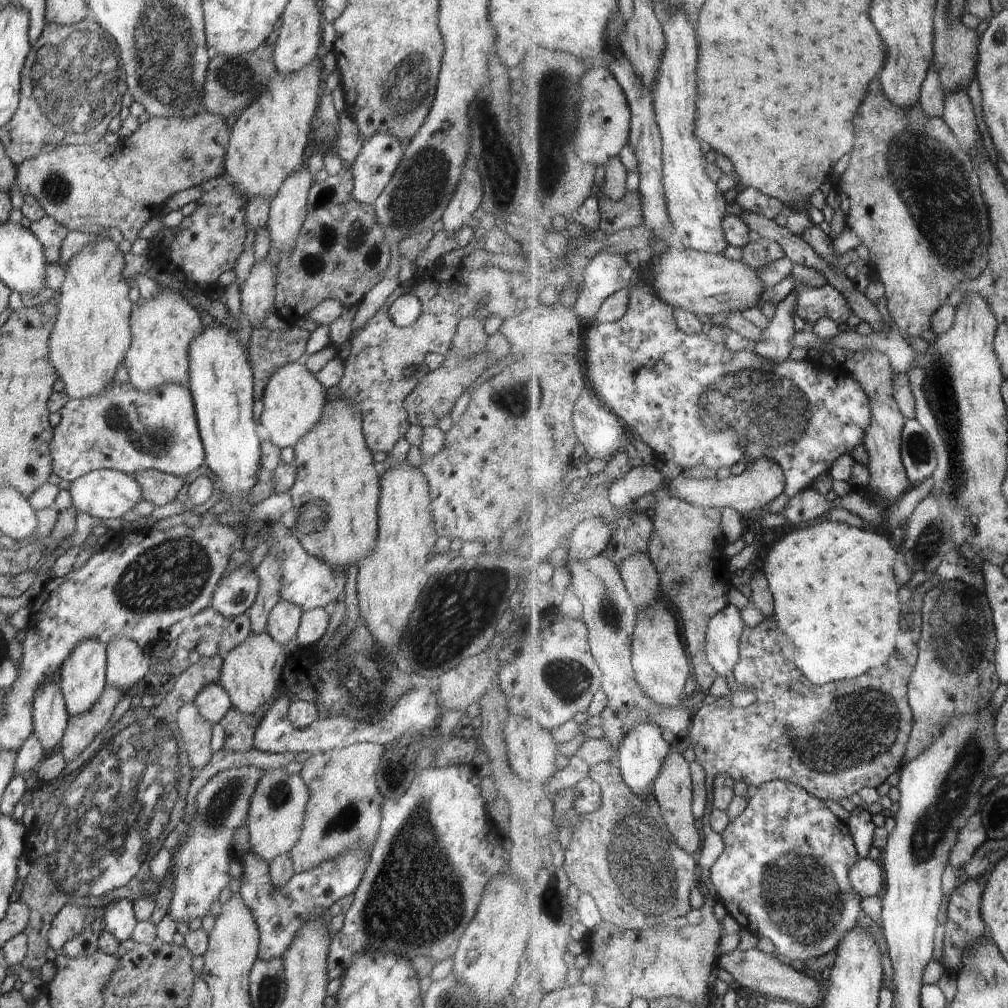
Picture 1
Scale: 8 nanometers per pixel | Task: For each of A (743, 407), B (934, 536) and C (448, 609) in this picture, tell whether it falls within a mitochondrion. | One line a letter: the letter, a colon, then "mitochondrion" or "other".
A: mitochondrion
B: mitochondrion
C: mitochondrion

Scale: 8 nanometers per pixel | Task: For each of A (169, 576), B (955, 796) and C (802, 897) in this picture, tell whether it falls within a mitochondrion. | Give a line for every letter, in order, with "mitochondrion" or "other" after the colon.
A: mitochondrion
B: mitochondrion
C: mitochondrion

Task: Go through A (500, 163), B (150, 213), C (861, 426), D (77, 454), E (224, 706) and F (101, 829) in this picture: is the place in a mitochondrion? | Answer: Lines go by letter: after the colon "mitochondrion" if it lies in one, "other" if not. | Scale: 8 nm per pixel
A: mitochondrion
B: other
C: other
D: other
E: other
F: mitochondrion

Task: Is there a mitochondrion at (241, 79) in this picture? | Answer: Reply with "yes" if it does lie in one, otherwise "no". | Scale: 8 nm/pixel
yes

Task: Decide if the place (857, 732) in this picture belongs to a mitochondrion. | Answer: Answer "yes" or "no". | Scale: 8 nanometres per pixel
yes

